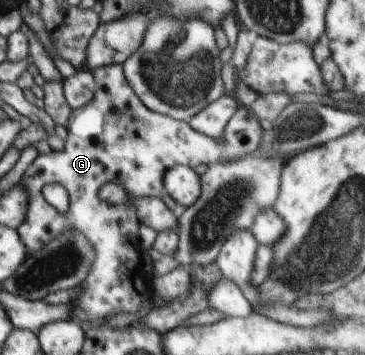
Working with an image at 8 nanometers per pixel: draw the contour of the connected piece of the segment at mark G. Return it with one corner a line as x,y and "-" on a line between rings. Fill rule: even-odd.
108,64
97,67
93,71
95,79
95,96
81,108
71,111
69,122
66,127
68,139
65,141
63,151
40,154
28,166
20,181
21,186
27,191
29,199
27,218
17,229
24,245
28,251
42,249
51,239
61,235
62,231
78,230
96,247
97,257
92,263
89,274
80,285
83,290
81,295
70,303
75,305
72,319
78,321
84,331
88,328
101,328
106,324
106,317
110,317
121,311
135,312
142,307
142,304
152,299
153,290
149,286
146,274
142,269
142,248
140,247
137,218
137,207
135,201
144,197
159,197
163,192
164,174
171,167
181,165
196,169
198,165
210,165
222,160
237,160
252,153
258,148
262,132
259,119
253,112
244,105
240,105
232,119
228,121
224,128
222,137
217,140
210,136
194,131
189,122
177,120
170,116
159,114
148,109
136,92
130,87
123,72
122,64
-
114,182
120,184
129,195
129,202
121,204
111,204
99,198
99,191
107,183
-
47,183
60,183
66,188
69,195
69,211
59,213
56,208
46,202
42,196
42,187

